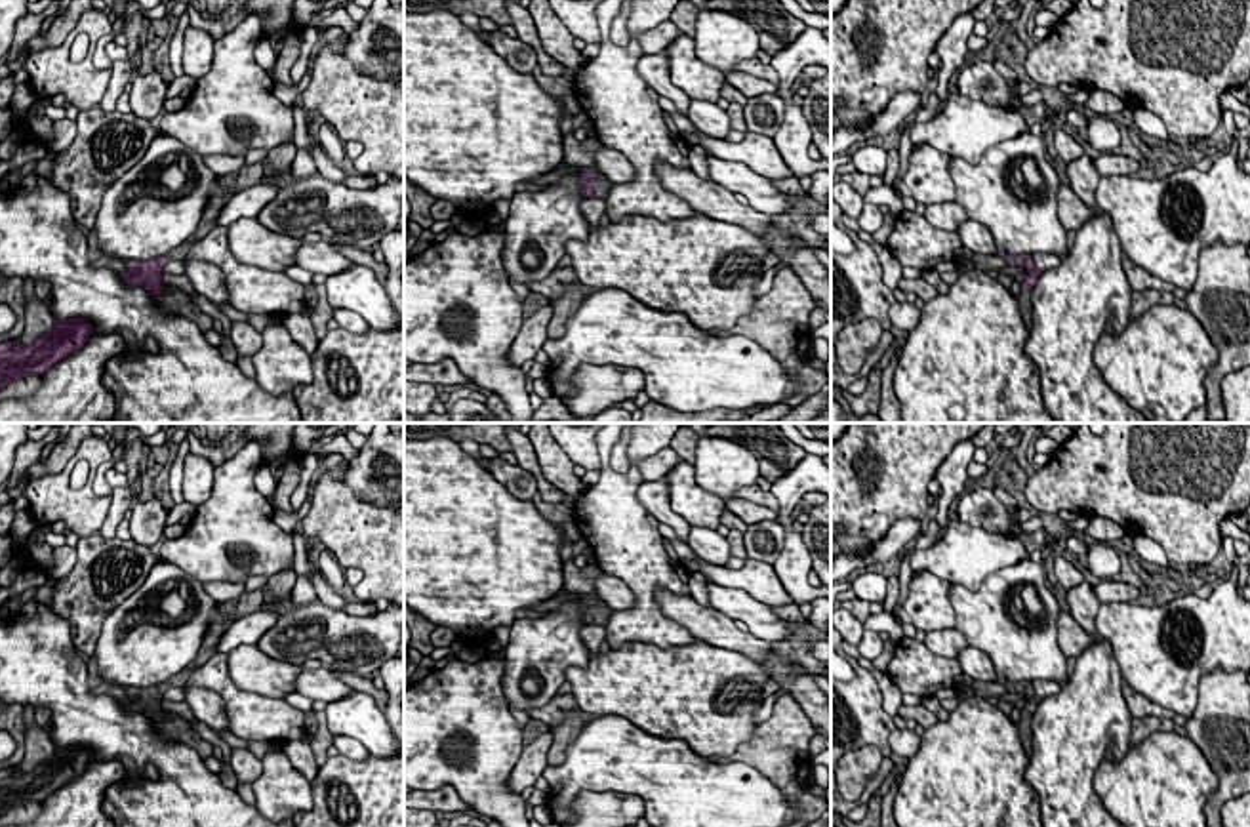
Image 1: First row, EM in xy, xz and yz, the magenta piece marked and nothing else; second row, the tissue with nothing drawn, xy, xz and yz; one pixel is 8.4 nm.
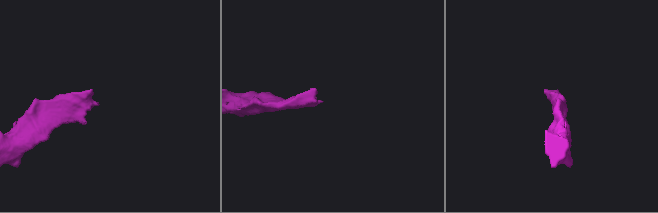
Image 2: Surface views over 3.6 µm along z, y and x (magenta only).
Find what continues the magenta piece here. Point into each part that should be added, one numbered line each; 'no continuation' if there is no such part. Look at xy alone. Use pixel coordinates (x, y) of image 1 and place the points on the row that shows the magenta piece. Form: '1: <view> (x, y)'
no continuation

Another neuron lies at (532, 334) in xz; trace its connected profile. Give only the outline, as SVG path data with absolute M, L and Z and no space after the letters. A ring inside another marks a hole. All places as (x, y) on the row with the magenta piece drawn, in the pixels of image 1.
M545 305L522 322L516 339L511 345L507 360L513 368L520 368L526 360L534 360L547 339L547 326L553 318L553 305Z

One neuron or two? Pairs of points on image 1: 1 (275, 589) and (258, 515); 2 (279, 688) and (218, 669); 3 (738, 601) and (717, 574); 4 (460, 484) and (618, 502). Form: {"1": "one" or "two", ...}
{"1": "two", "2": "two", "3": "two", "4": "two"}

